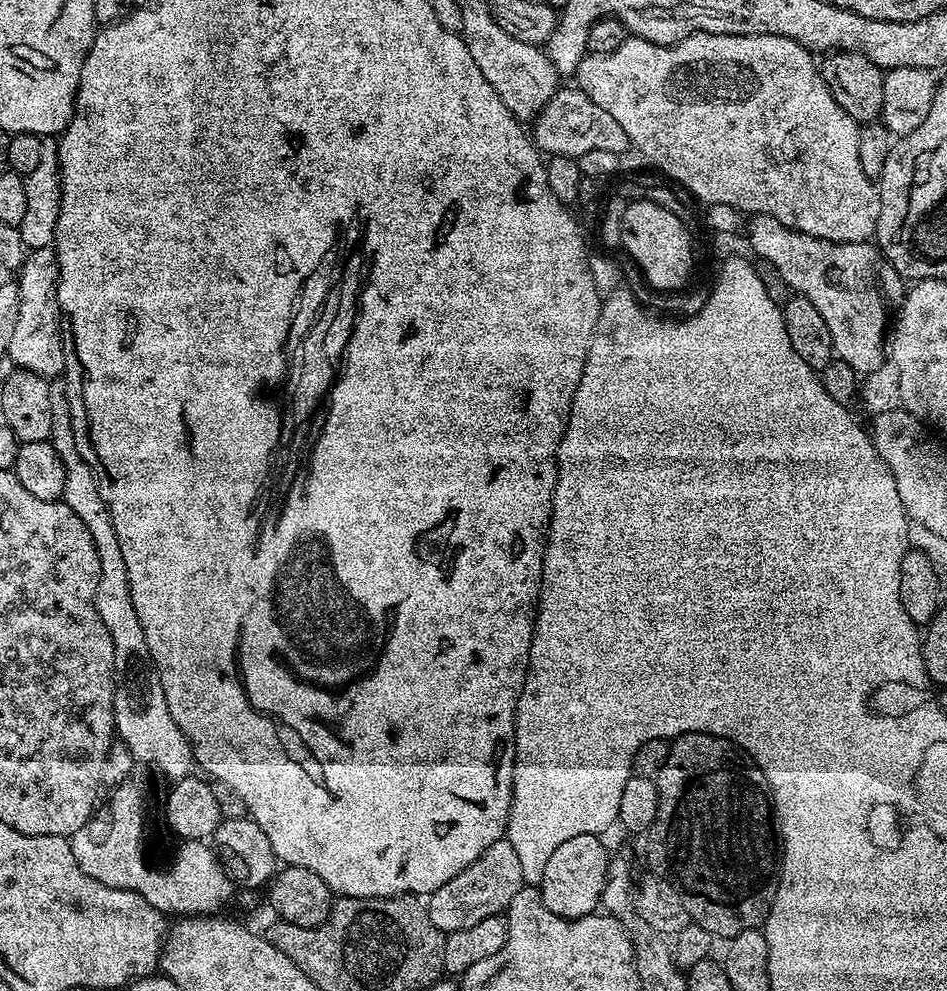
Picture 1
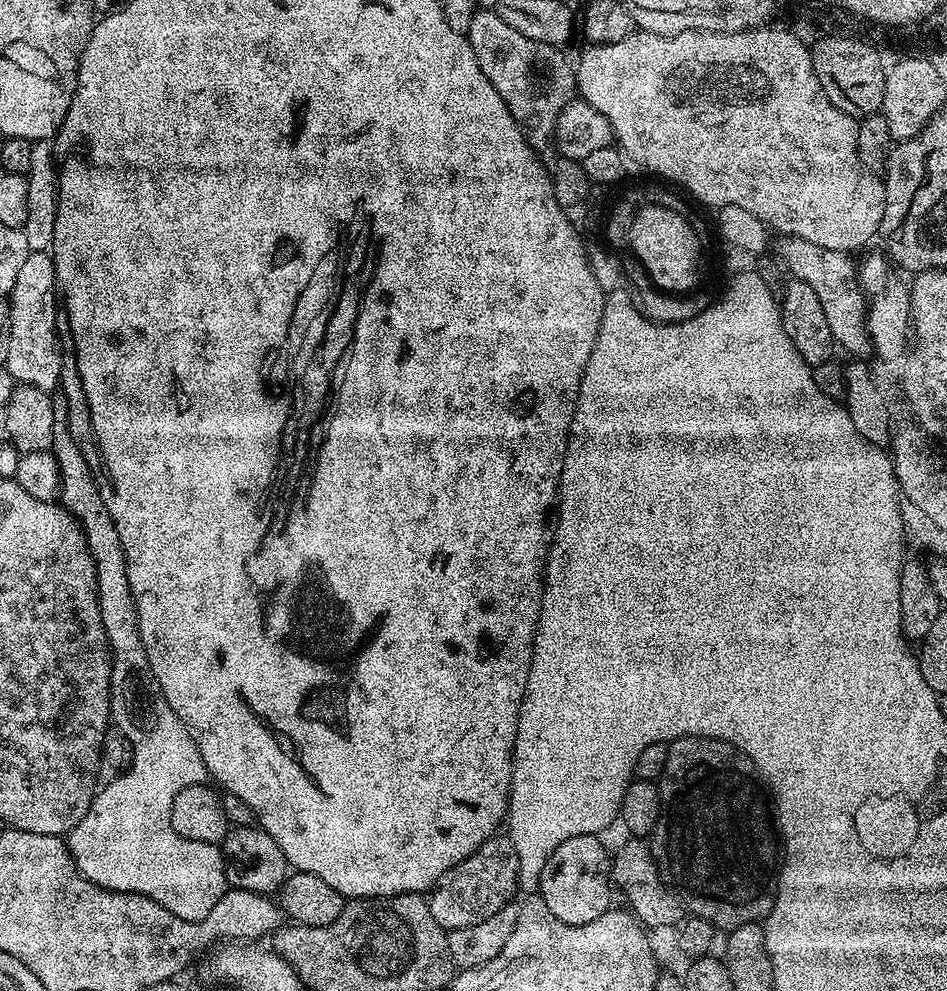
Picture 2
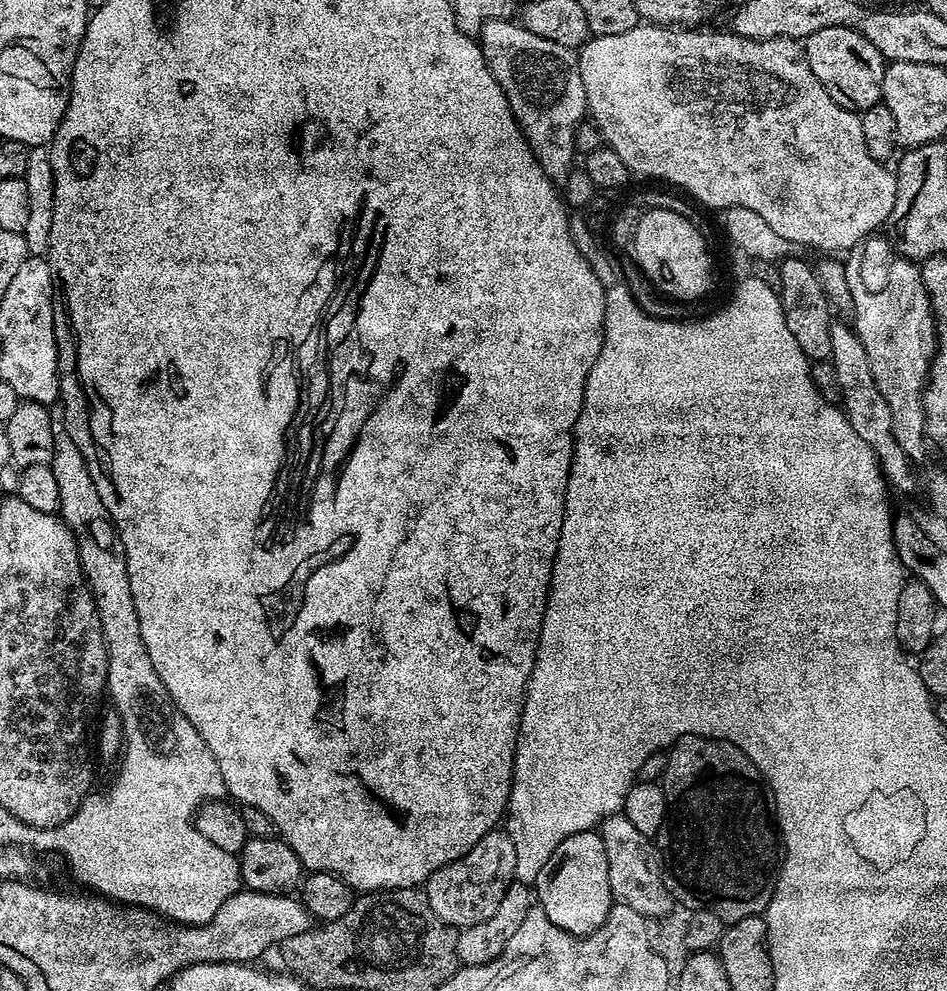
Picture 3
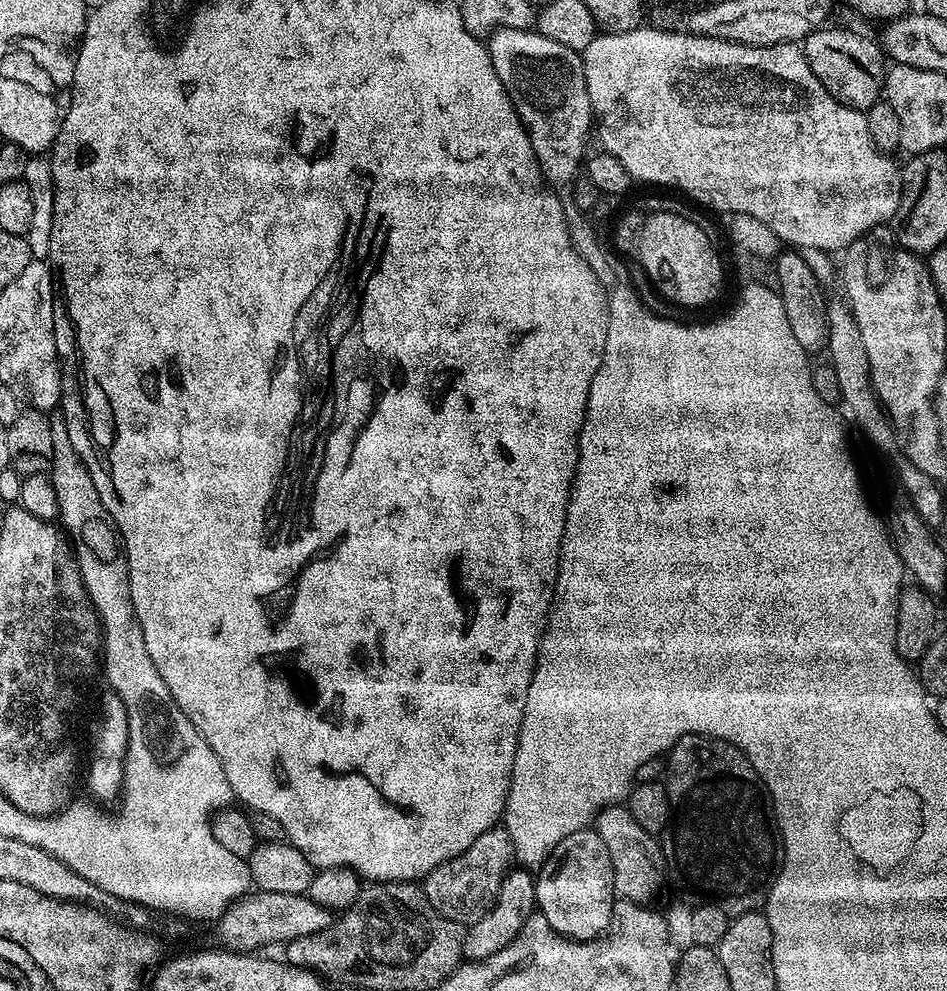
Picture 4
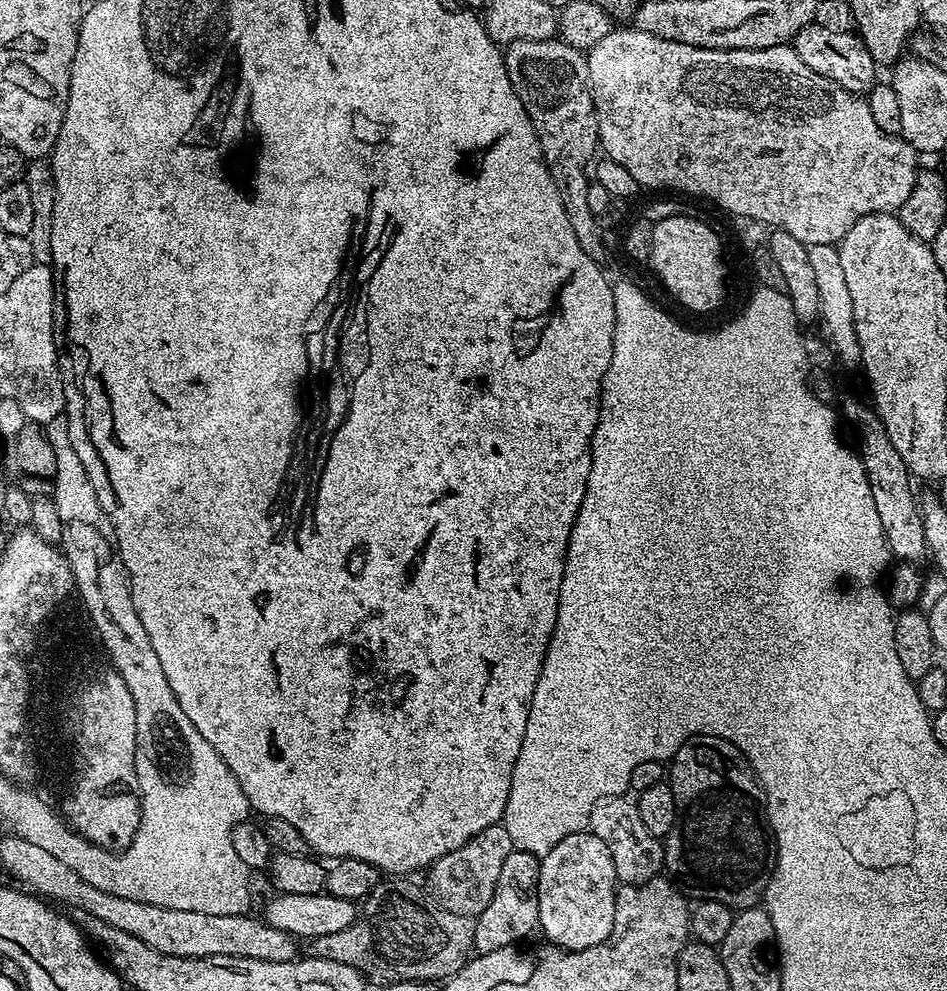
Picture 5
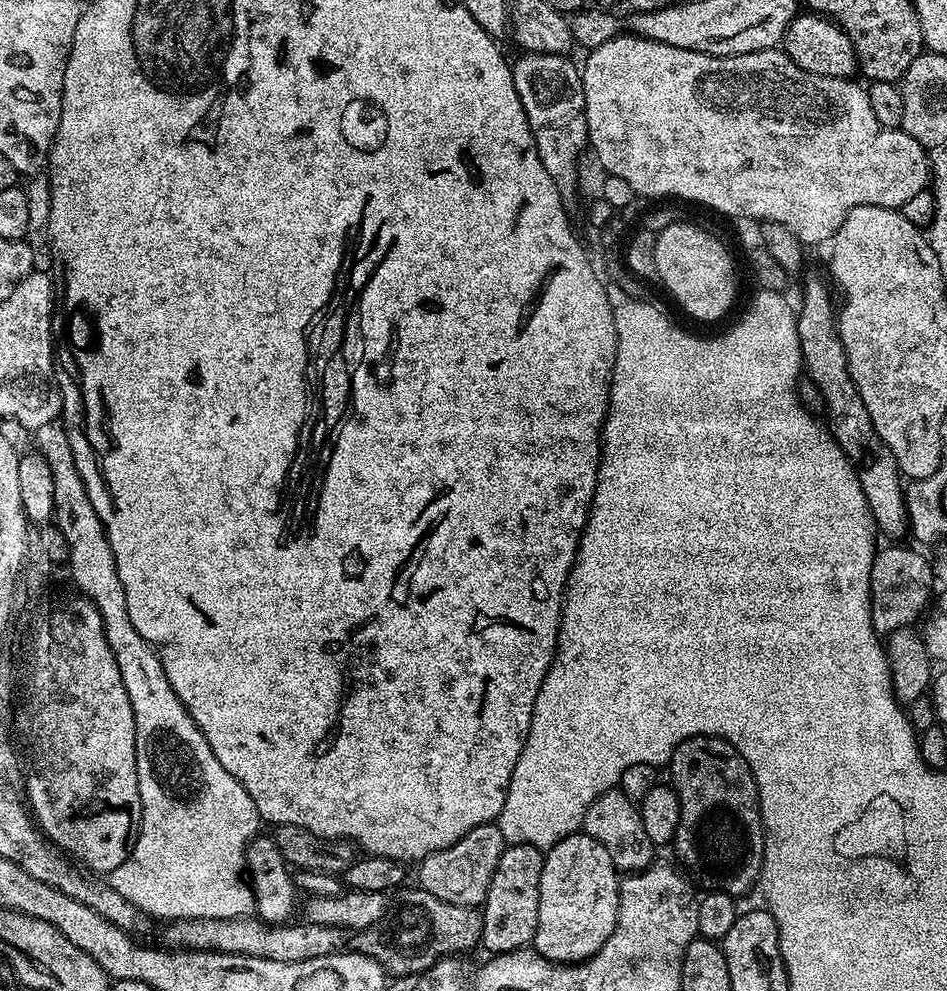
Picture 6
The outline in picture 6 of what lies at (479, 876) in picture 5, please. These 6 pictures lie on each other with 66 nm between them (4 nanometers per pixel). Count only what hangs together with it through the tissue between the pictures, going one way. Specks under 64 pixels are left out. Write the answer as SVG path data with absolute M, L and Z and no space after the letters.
M499 823L474 826L474 830L467 832L458 842L454 842L448 848L431 852L419 861L419 887L447 904L479 909L488 896L494 870L505 847L506 841Z

